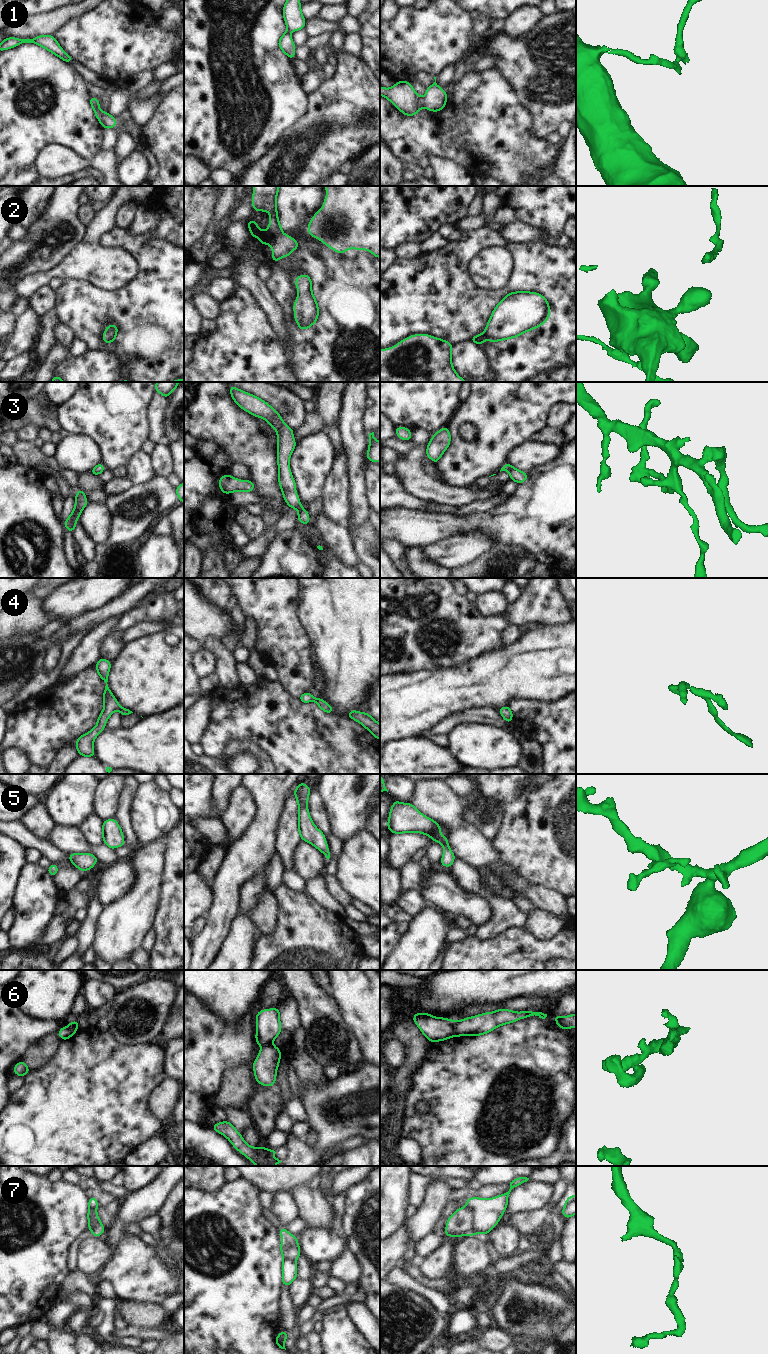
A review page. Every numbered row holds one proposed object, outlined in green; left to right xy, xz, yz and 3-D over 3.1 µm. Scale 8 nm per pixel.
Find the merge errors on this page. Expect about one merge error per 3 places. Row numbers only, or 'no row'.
6, 7

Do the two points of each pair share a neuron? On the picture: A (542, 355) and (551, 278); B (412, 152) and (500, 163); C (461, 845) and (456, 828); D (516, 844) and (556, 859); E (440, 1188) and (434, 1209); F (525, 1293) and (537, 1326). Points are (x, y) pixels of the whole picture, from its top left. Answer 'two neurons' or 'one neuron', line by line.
A: one neuron
B: one neuron
C: one neuron
D: one neuron
E: one neuron
F: one neuron

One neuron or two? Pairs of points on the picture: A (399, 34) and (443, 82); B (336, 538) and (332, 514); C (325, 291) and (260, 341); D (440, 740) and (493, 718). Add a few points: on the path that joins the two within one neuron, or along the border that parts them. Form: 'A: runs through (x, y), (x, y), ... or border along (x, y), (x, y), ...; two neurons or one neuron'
A: border along (455, 65), (449, 65), (436, 77); two neurons
B: border along (322, 513), (327, 520), (346, 528); two neurons
C: border along (280, 339), (283, 348), (291, 360); two neurons
D: border along (447, 734), (432, 734), (428, 736); two neurons

